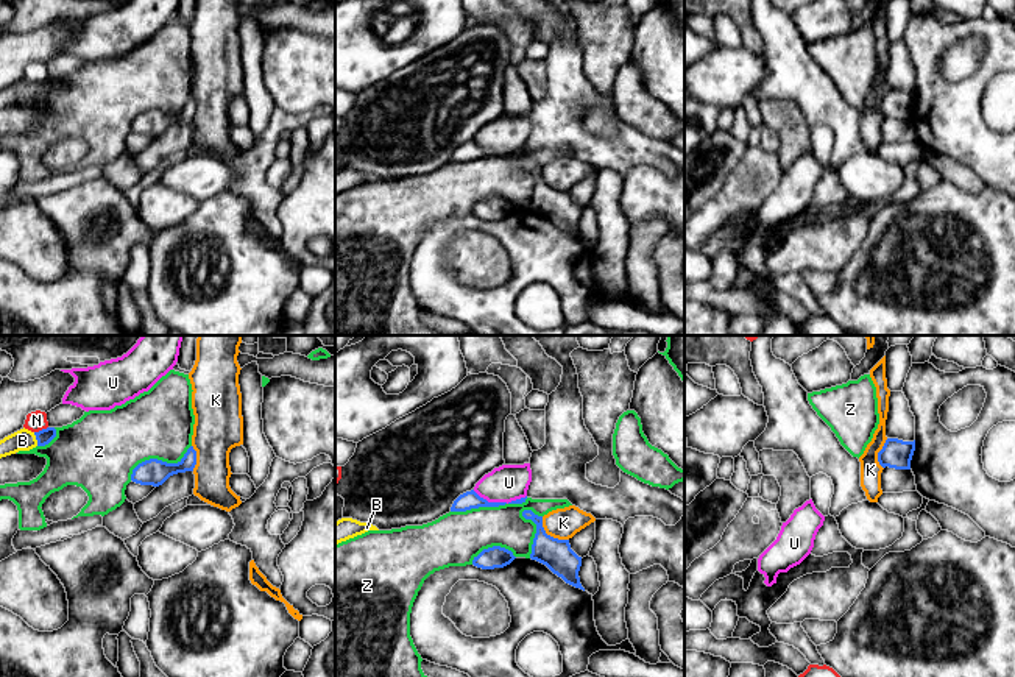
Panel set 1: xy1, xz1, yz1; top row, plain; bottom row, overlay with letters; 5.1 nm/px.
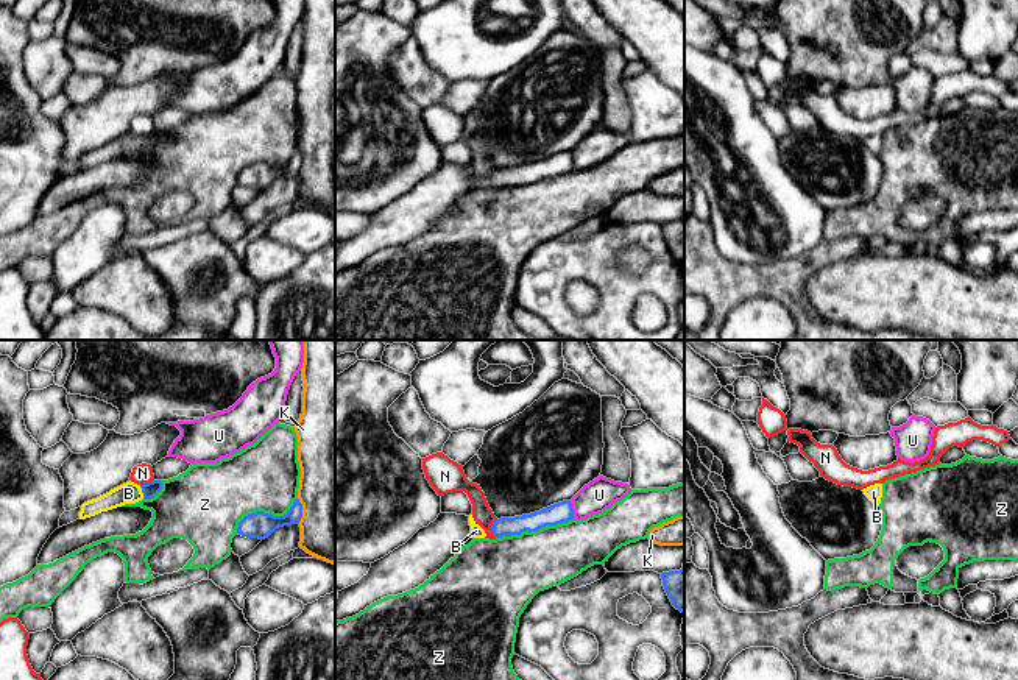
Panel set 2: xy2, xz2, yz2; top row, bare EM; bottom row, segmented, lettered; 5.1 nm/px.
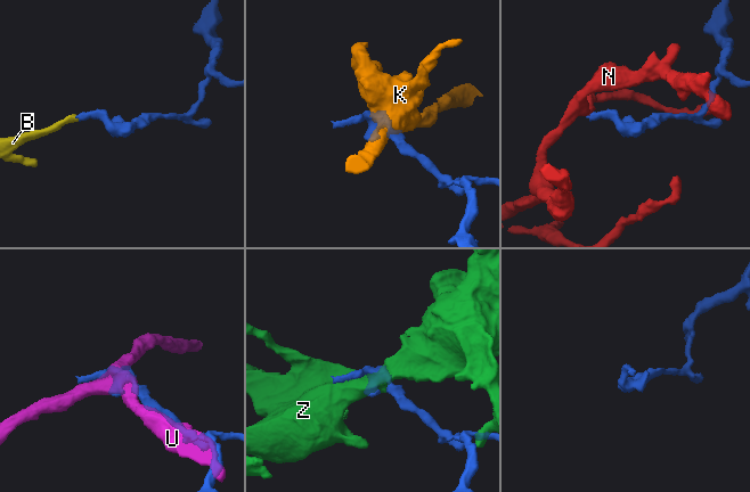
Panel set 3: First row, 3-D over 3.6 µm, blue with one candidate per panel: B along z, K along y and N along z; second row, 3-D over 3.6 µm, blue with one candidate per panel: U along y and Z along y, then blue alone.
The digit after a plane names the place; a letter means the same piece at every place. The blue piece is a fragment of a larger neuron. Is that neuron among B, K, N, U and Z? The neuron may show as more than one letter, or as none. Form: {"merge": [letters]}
{"merge": ["B"]}

